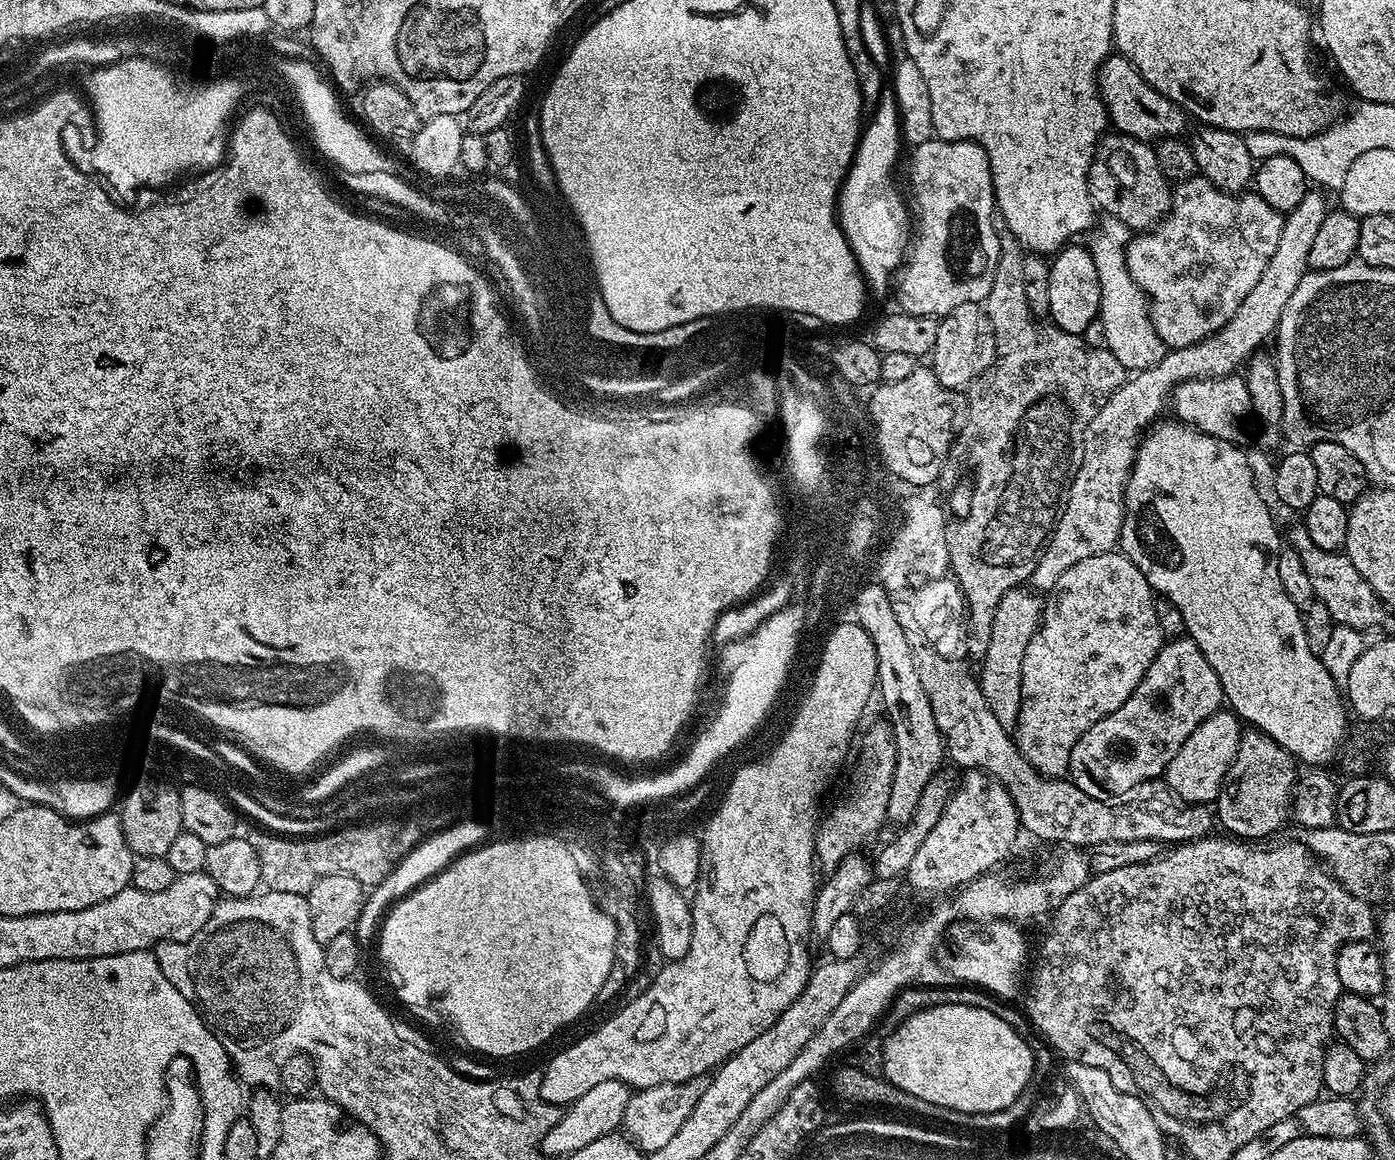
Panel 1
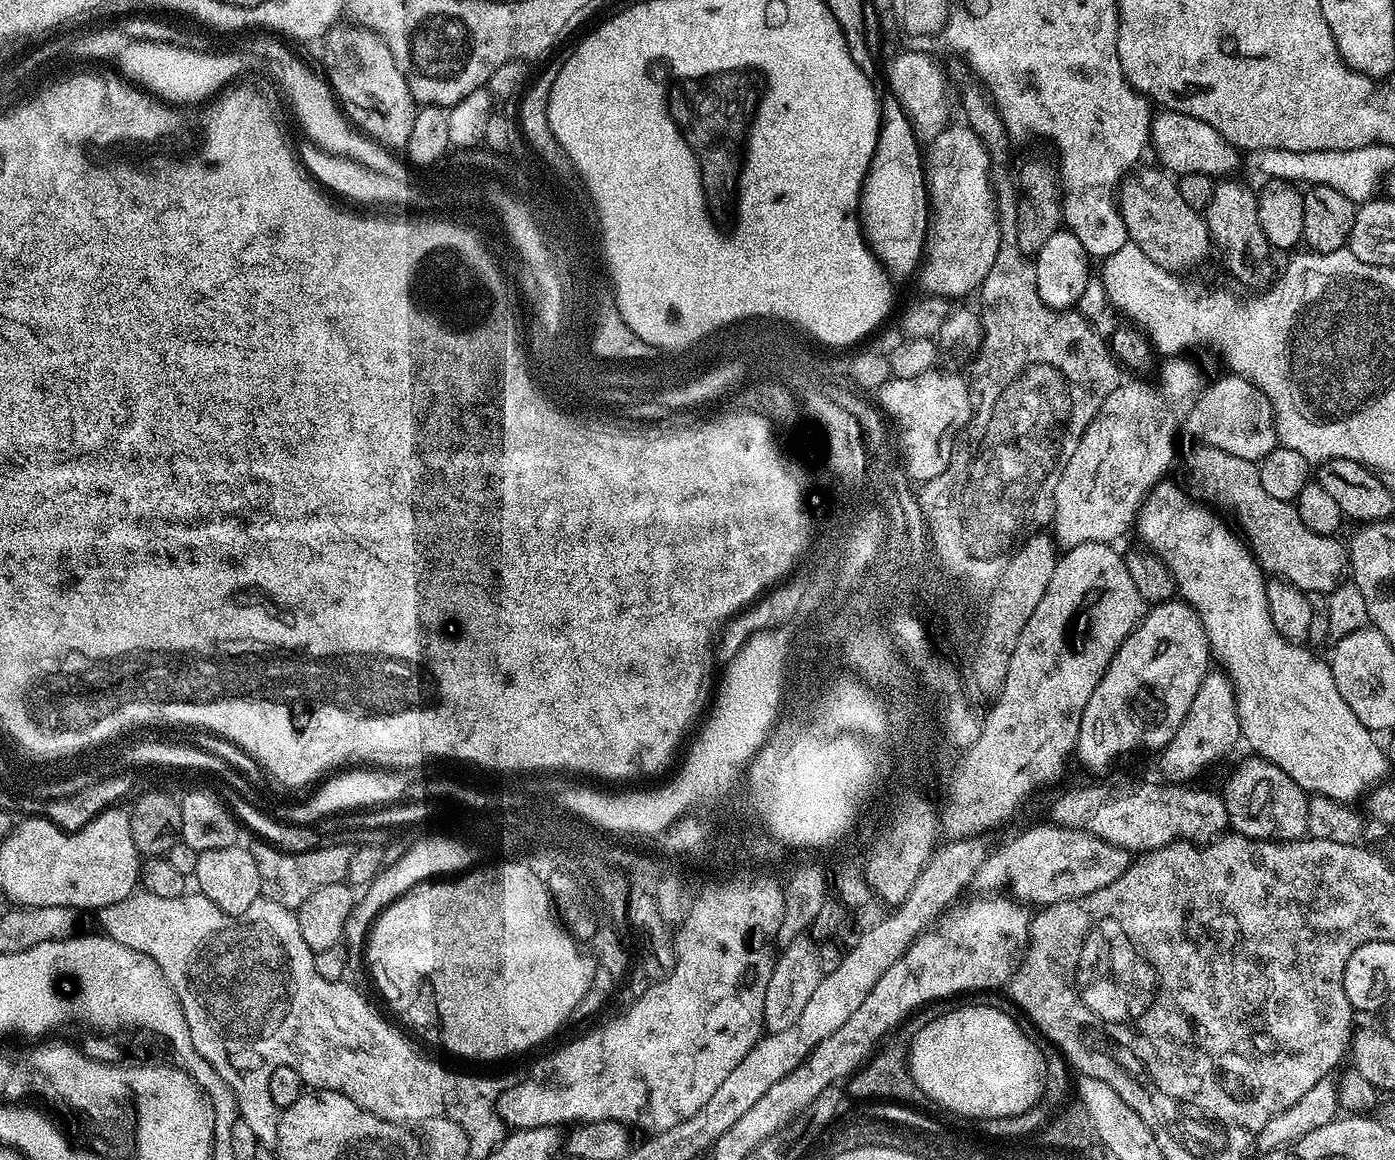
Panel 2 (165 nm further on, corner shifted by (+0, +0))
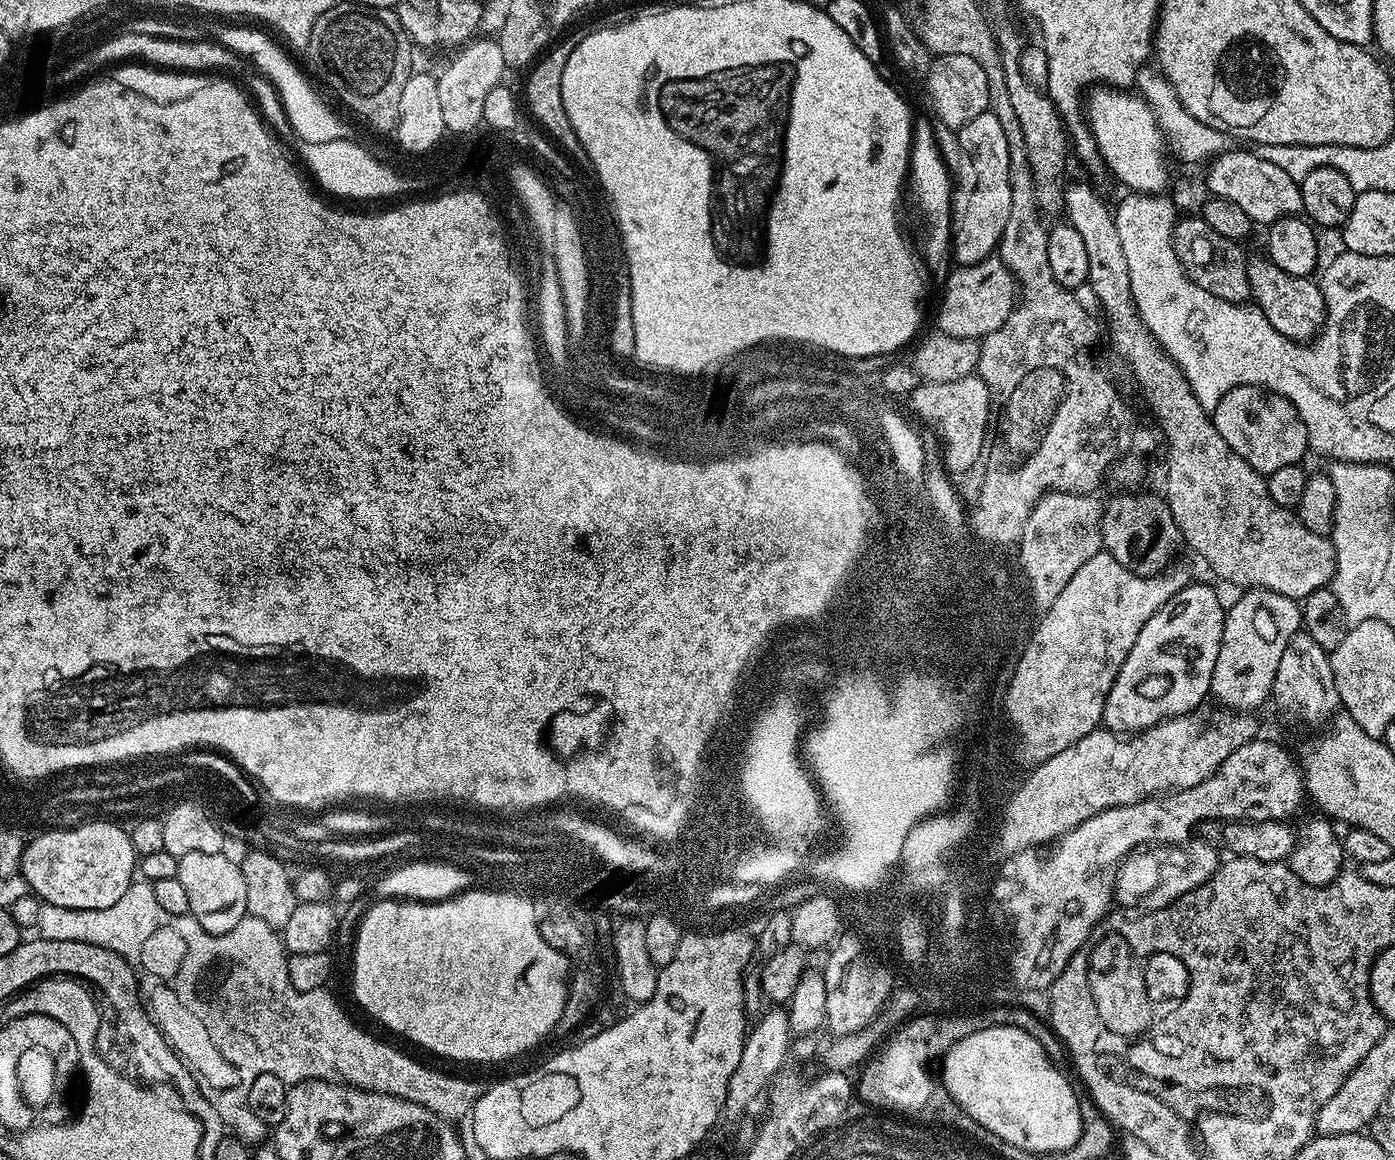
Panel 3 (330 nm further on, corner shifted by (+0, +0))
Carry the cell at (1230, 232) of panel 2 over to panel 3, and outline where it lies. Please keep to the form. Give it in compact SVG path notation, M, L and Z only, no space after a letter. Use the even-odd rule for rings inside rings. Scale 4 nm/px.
M1264 254L1254 257L1253 260L1251 257L1247 261L1247 267L1248 281L1252 291L1251 299L1254 301L1255 307L1259 308L1260 313L1268 319L1270 326L1274 326L1274 330L1278 334L1282 334L1291 340L1297 342L1311 341L1326 323L1324 295L1320 293L1319 283L1306 276L1291 276L1286 274L1286 270L1278 270L1278 266L1274 266L1274 262Z

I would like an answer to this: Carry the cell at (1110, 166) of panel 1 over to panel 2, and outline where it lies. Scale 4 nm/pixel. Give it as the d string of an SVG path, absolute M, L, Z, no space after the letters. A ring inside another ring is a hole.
M1156 166L1143 168L1141 167L1135 174L1129 175L1118 189L1118 207L1126 222L1128 239L1131 243L1137 244L1142 250L1142 254L1146 254L1146 258L1150 258L1150 262L1154 262L1162 270L1173 274L1192 272L1207 258L1208 247L1210 249L1213 247L1214 241L1208 232L1208 224L1201 213L1190 210L1190 206L1186 206L1186 202L1182 202L1180 185L1169 173Z

